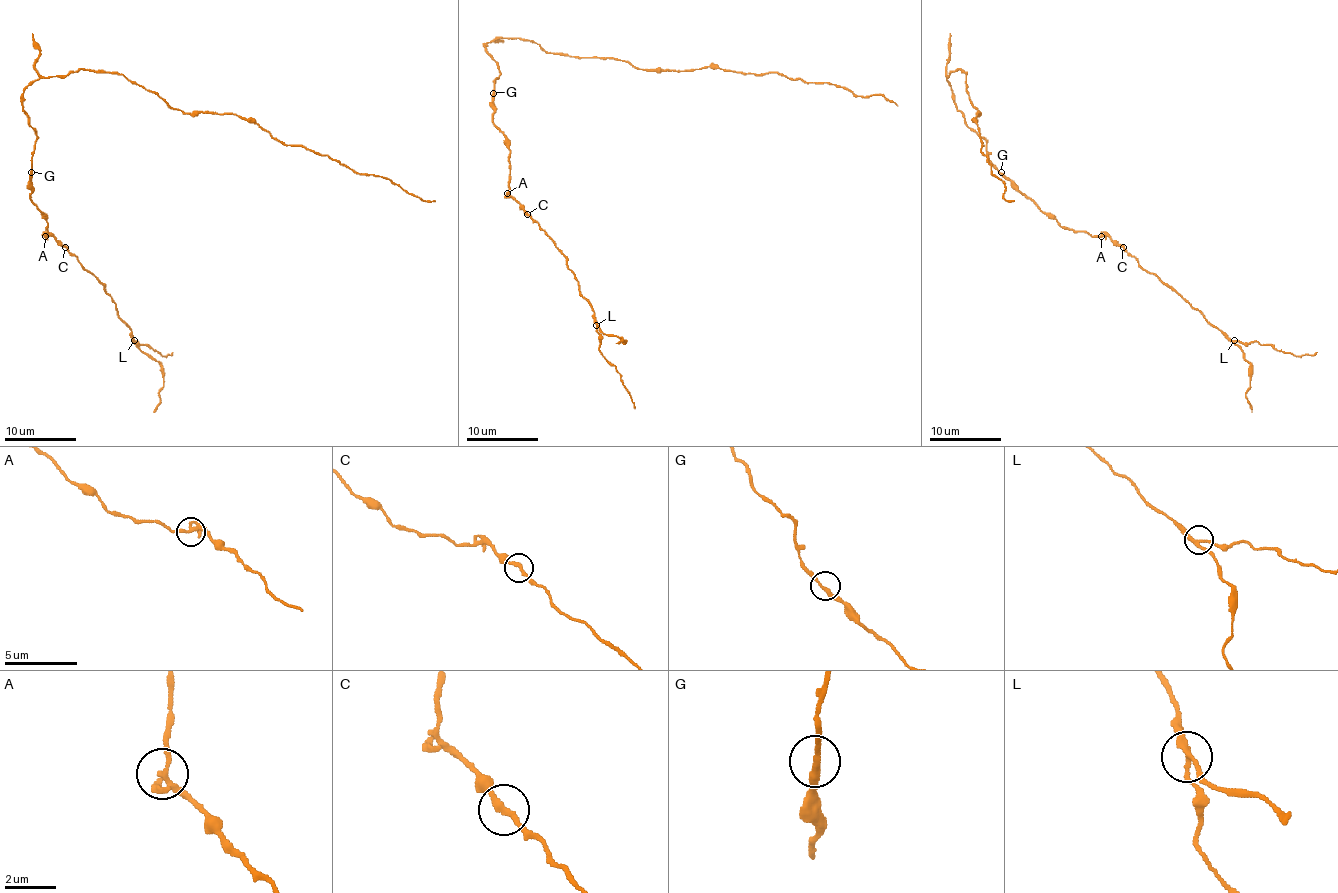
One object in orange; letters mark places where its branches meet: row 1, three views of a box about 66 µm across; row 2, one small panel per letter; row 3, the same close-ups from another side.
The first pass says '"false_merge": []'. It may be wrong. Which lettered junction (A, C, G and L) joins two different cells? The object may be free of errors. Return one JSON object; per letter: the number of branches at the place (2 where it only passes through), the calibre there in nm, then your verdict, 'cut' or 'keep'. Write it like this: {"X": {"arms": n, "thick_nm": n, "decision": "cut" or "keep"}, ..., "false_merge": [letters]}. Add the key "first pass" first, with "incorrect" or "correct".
{"first pass": "incorrect", "A": {"arms": 3, "thick_nm": 190, "decision": "keep"}, "C": {"arms": 2, "thick_nm": 240, "decision": "keep"}, "G": {"arms": 2, "thick_nm": 240, "decision": "keep"}, "L": {"arms": 3, "thick_nm": 200, "decision": "cut"}, "false_merge": ["L"]}

